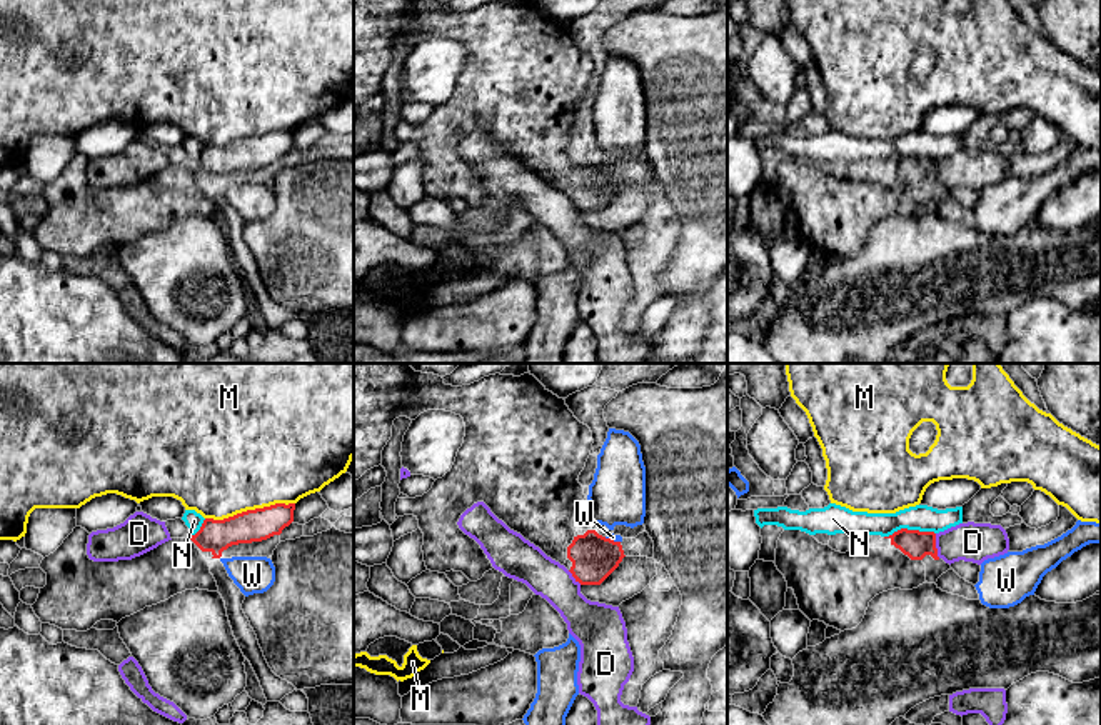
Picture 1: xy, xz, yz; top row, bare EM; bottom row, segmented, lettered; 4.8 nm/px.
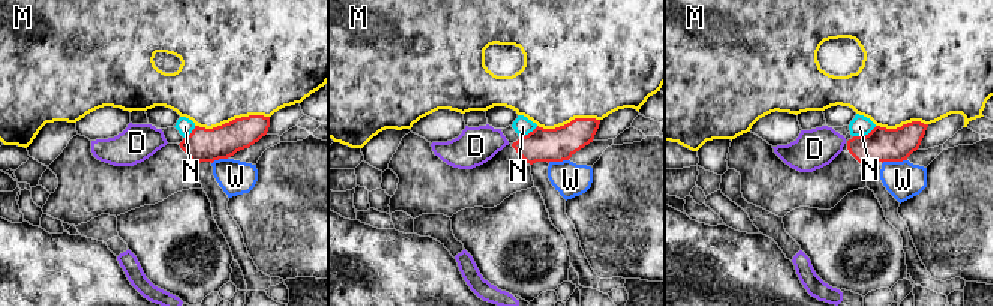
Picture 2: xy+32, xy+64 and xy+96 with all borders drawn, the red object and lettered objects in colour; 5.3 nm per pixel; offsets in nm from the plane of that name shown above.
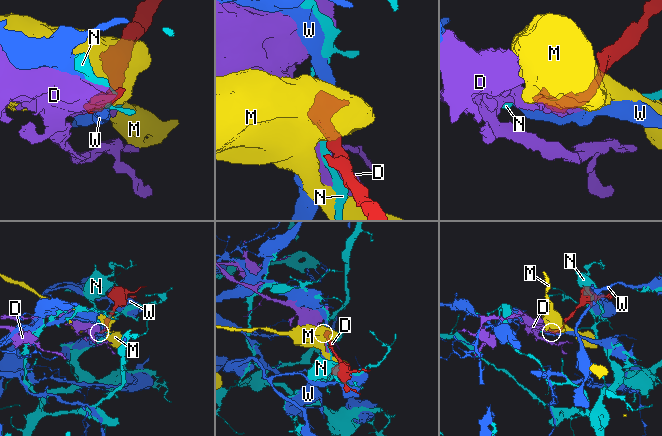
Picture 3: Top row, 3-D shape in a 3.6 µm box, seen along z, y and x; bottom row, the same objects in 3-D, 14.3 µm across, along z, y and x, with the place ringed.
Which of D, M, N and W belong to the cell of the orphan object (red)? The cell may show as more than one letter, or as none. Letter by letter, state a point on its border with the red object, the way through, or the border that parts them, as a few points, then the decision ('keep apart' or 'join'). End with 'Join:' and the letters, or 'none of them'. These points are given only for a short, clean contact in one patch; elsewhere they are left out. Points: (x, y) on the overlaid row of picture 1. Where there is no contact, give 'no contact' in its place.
D: yz (935, 545) | keep apart
M: xy (249, 510) | keep apart
N: yz (909, 530) | keep apart
W: xz (613, 540) | keep apart
Join: none of them

